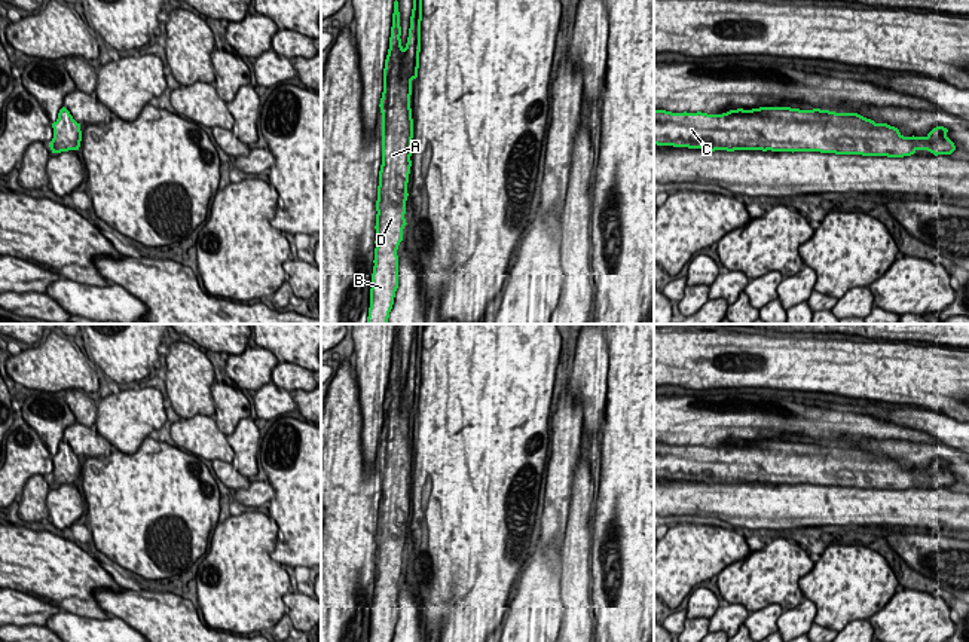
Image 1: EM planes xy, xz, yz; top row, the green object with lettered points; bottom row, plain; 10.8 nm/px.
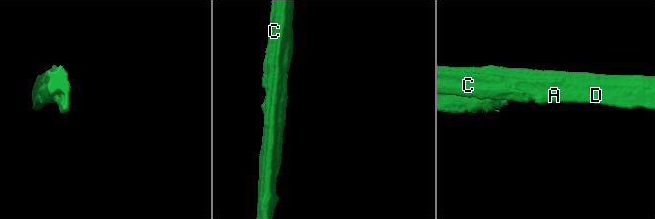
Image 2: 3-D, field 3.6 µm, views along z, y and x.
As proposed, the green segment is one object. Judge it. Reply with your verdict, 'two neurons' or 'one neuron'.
one neuron

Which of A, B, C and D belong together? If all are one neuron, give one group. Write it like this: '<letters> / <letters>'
A B C D

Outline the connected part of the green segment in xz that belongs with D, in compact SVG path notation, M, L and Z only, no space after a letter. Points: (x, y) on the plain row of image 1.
M416 324L415 330L413 330L413 342L412 342L412 349L410 349L410 361L409 361L409 370L407 370L407 376L403 380L401 379L401 360L400 360L400 345L398 345L398 334L397 334L397 327L395 327L395 334L394 334L394 346L392 346L392 360L391 360L391 370L389 370L389 382L388 382L388 388L385 392L385 401L383 401L383 425L382 425L382 431L380 431L380 446L382 446L382 498L380 498L380 504L379 504L379 519L377 519L377 534L376 534L376 581L375 581L375 599L373 599L373 606L372 606L372 621L370 621L370 641L369 642L392 642L394 638L394 630L395 630L395 624L398 621L398 588L397 588L397 583L400 575L403 574L403 562L407 557L404 547L406 547L406 534L407 534L407 516L409 516L409 507L410 507L410 499L412 499L412 471L413 471L413 452L412 452L412 441L410 441L410 428L412 428L412 413L418 410L418 401L419 401L419 385L421 385L421 354L422 354L422 331L424 331L424 324Z

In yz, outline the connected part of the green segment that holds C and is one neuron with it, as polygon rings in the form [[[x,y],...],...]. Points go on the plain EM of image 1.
[[[759,440],[737,441],[722,447],[654,443],[654,477],[704,482],[707,484],[771,483],[904,490],[917,483],[927,483],[938,489],[951,487],[956,483],[947,465],[947,461],[936,459],[926,470],[904,470],[898,461],[875,456],[858,446],[835,446],[820,441]]]

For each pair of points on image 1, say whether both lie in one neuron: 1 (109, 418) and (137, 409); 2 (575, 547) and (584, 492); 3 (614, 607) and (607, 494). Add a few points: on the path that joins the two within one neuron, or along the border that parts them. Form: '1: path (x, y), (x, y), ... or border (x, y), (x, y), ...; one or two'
1: path (116, 418), (130, 416); one
2: path (578, 534), (581, 506); one
3: path (621, 578), (621, 522); one

